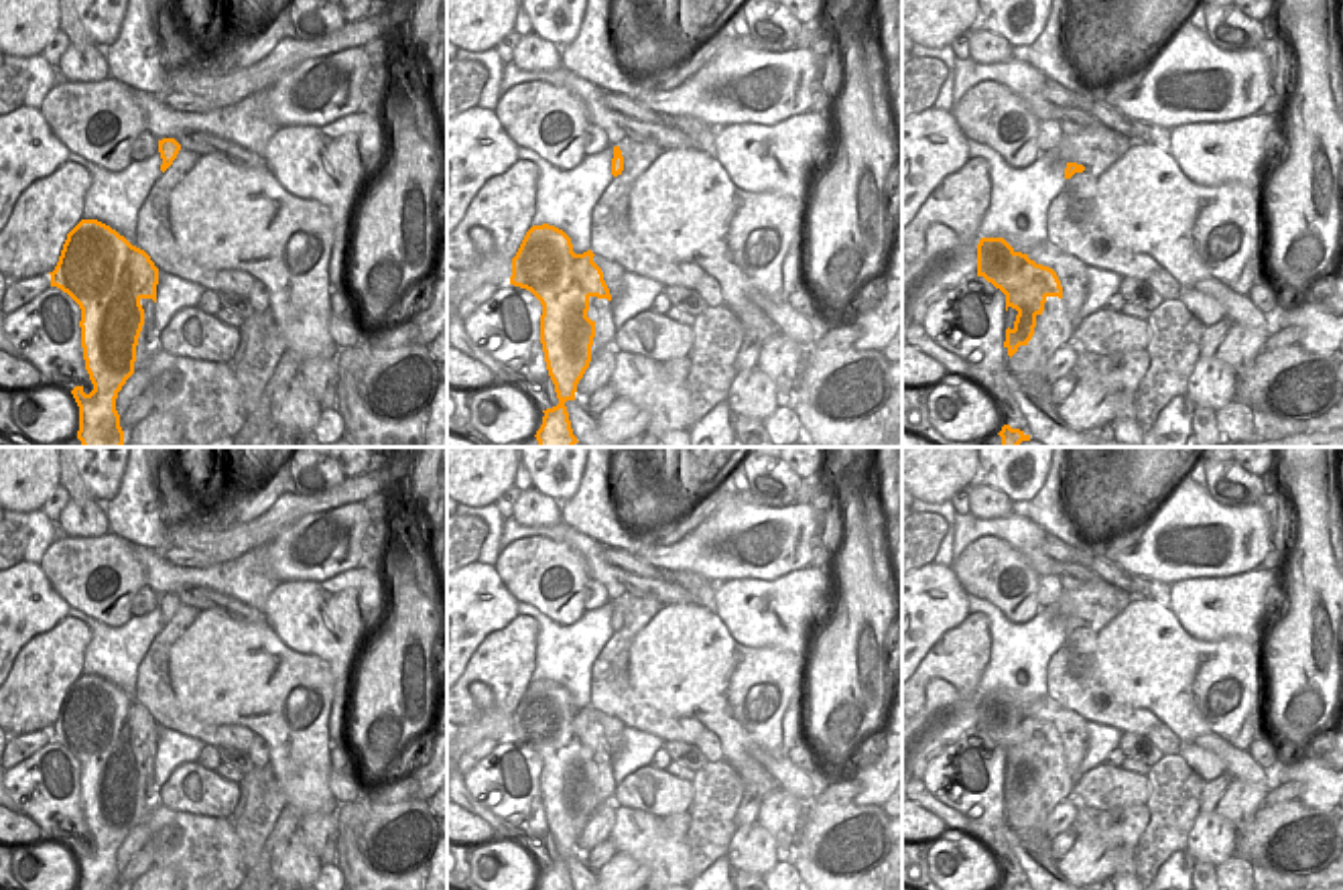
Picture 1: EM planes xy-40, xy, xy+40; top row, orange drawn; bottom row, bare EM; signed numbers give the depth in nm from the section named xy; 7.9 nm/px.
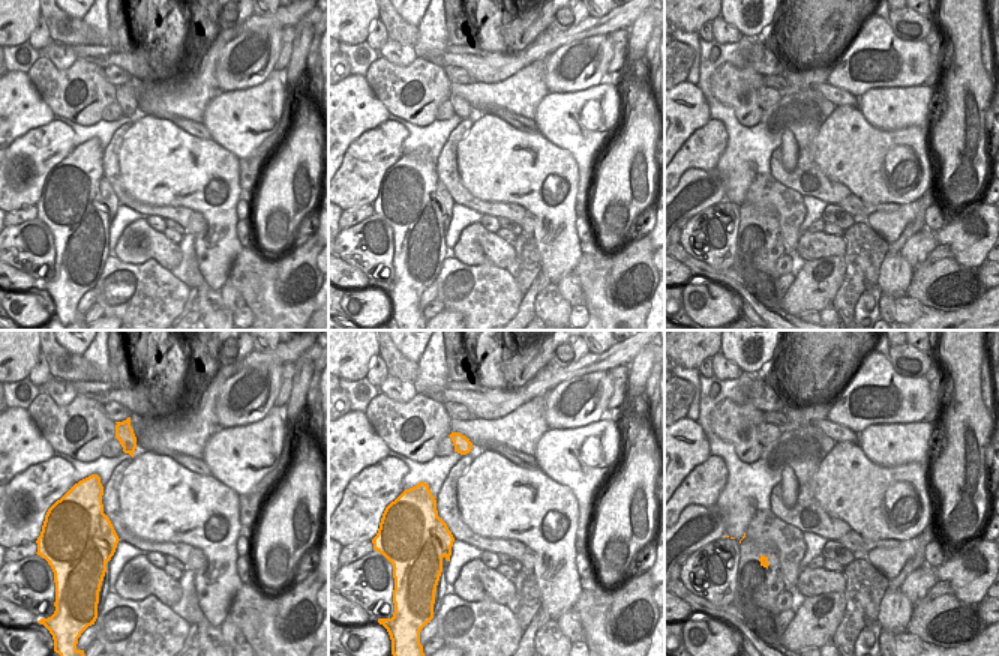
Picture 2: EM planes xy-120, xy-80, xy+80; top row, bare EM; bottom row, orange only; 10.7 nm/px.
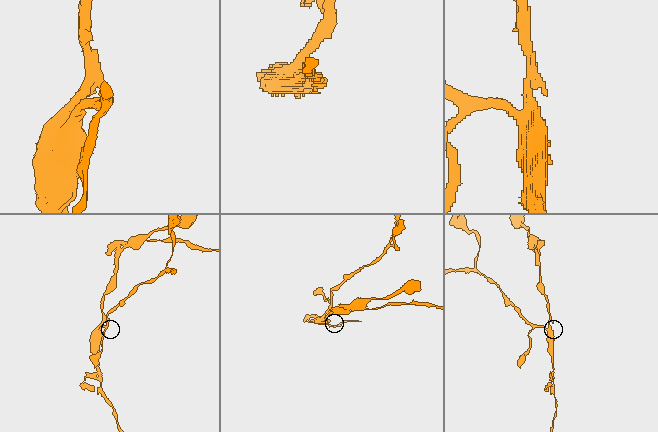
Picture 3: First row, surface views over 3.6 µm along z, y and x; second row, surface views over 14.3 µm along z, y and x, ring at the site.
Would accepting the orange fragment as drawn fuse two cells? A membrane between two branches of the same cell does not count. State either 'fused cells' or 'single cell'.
fused cells

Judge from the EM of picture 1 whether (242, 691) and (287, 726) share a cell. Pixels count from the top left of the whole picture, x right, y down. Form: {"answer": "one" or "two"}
{"answer": "one"}

